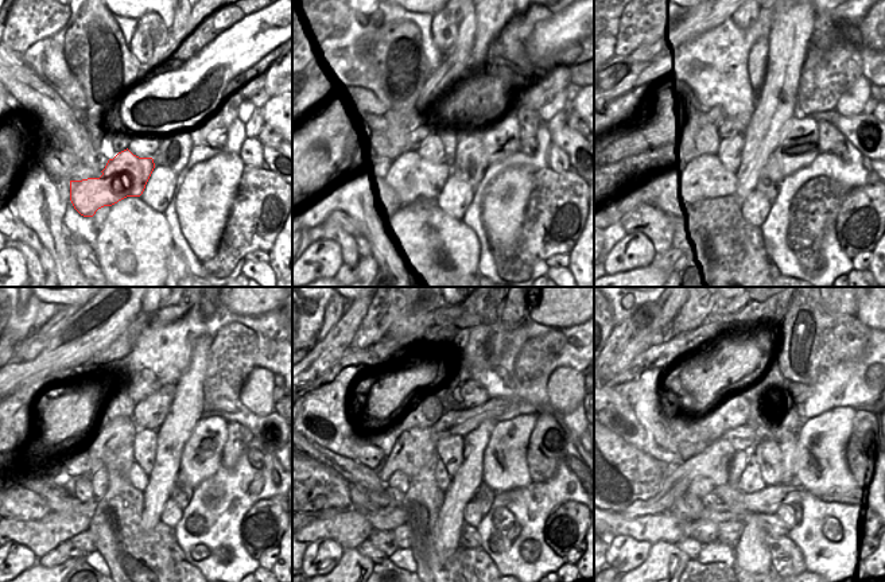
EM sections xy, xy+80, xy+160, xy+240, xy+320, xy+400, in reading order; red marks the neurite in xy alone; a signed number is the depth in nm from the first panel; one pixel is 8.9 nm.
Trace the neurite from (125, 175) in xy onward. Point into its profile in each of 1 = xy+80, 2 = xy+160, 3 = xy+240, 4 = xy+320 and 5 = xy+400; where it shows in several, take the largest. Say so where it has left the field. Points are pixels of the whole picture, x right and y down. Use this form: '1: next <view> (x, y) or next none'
1: next xy+80 (408, 177)
2: next xy+160 (706, 177)
3: next xy+240 (100, 480)
4: next xy+320 (399, 480)
5: next xy+400 (701, 487)

